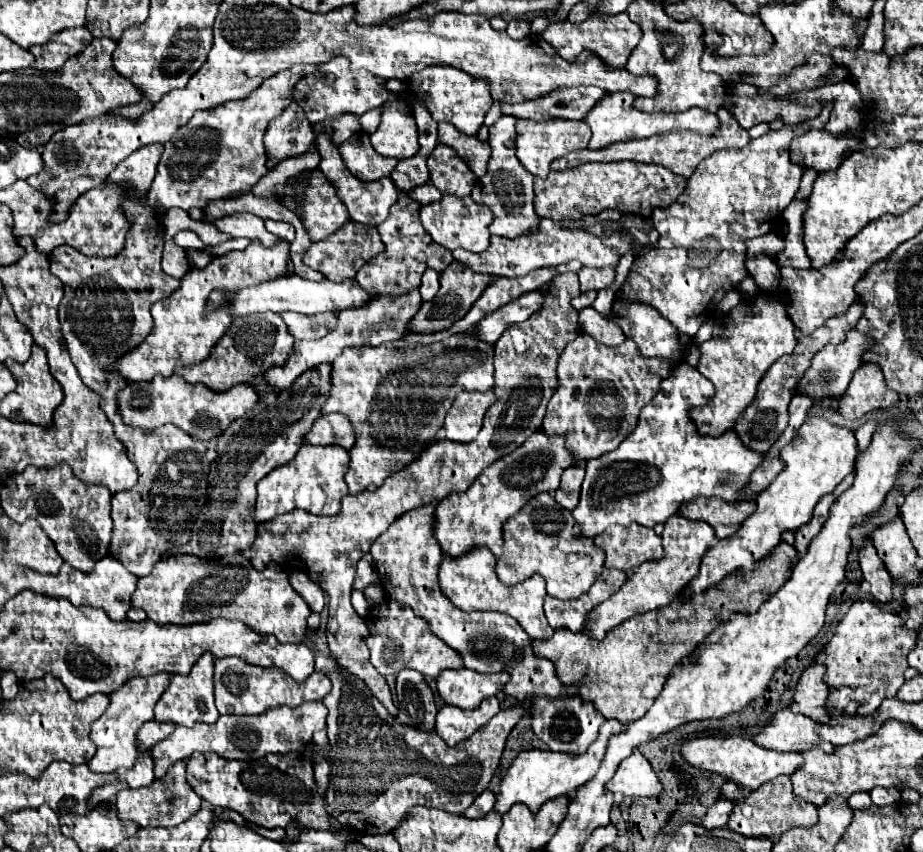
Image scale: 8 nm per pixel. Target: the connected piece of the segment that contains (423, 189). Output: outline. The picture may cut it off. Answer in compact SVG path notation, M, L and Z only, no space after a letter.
M427 184L427 186L419 186L415 190L411 190L409 194L411 198L415 198L417 202L421 202L421 206L425 206L427 202L435 202L441 198L441 192L433 186L433 184Z

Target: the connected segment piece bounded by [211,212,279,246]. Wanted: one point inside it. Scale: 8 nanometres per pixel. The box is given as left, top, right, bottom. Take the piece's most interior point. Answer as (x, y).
(244, 225)

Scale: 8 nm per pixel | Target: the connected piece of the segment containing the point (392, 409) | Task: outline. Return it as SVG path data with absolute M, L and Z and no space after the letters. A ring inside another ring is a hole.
M471 330L471 332L465 332L465 334L455 334L455 336L451 336L451 338L447 338L447 340L441 340L441 342L435 342L435 344L431 344L431 346L421 346L421 348L415 348L413 350L413 346L405 346L405 342L403 340L395 340L395 342L385 342L385 344L381 344L381 346L353 346L353 348L347 348L347 350L343 350L341 352L341 356L337 356L333 362L331 362L331 392L329 392L329 398L327 398L327 402L323 404L323 414L331 414L331 412L337 412L337 414L343 414L343 416L347 416L349 418L349 422L351 422L351 426L353 426L353 430L357 430L357 434L355 434L355 446L353 446L353 450L349 452L349 456L351 456L351 462L349 462L349 470L347 470L347 474L345 474L345 482L347 482L347 486L349 486L349 492L363 492L365 488L369 488L369 486L381 486L383 484L383 480L389 476L389 474L395 474L399 468L403 468L403 466L407 466L407 464L411 464L415 458L417 458L417 452L421 450L421 446L443 426L443 418L445 418L445 414L447 414L447 410L451 408L451 402L453 402L453 398L459 394L459 392L463 392L463 390L467 390L467 392L487 392L487 390L491 390L493 388L493 346L491 344L483 344L483 342L479 342L477 338L475 338L475 330ZM405 356L407 356L407 366L405 366ZM361 424L367 424L369 428L367 428L367 432L363 434L361 432ZM403 440L403 446L399 444L399 446L379 446L379 444L395 444L395 442L401 442Z

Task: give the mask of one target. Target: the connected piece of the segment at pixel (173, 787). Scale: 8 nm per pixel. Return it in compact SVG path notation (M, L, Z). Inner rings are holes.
M175 762L167 774L159 780L155 780L151 786L145 788L129 788L129 790L121 790L117 794L115 800L117 806L117 816L121 820L129 820L139 824L141 828L147 826L161 826L161 828L169 828L169 826L177 826L181 822L185 822L189 816L193 816L199 808L201 808L201 798L191 790L191 786L187 786L185 780L185 762Z

